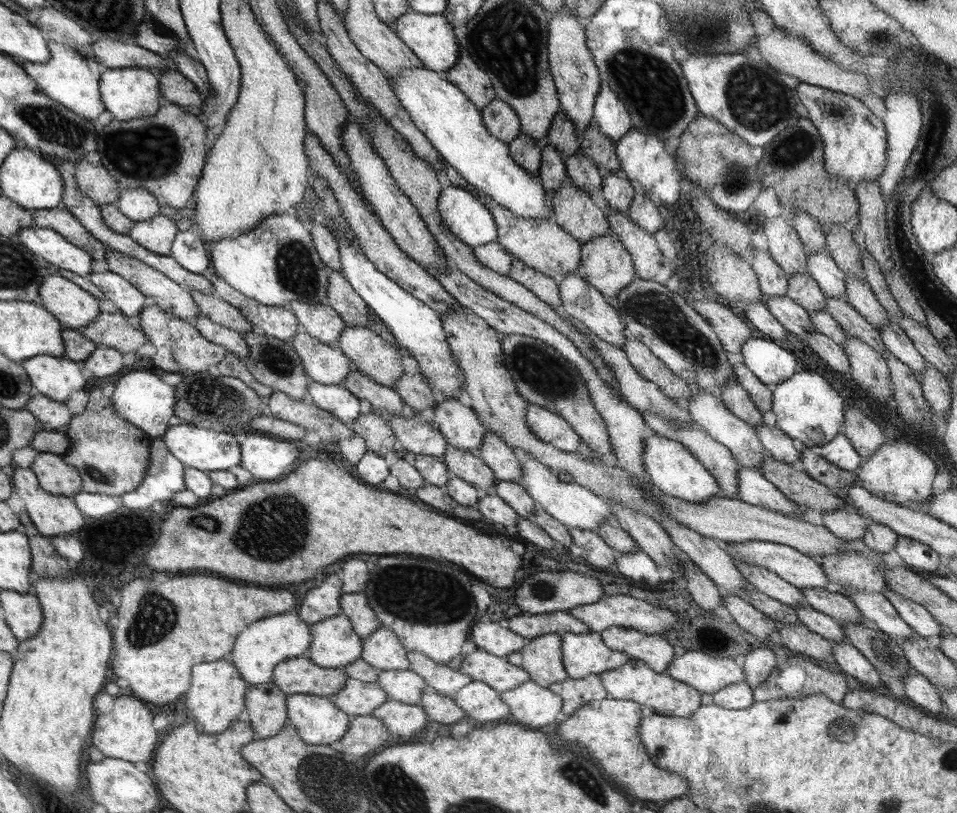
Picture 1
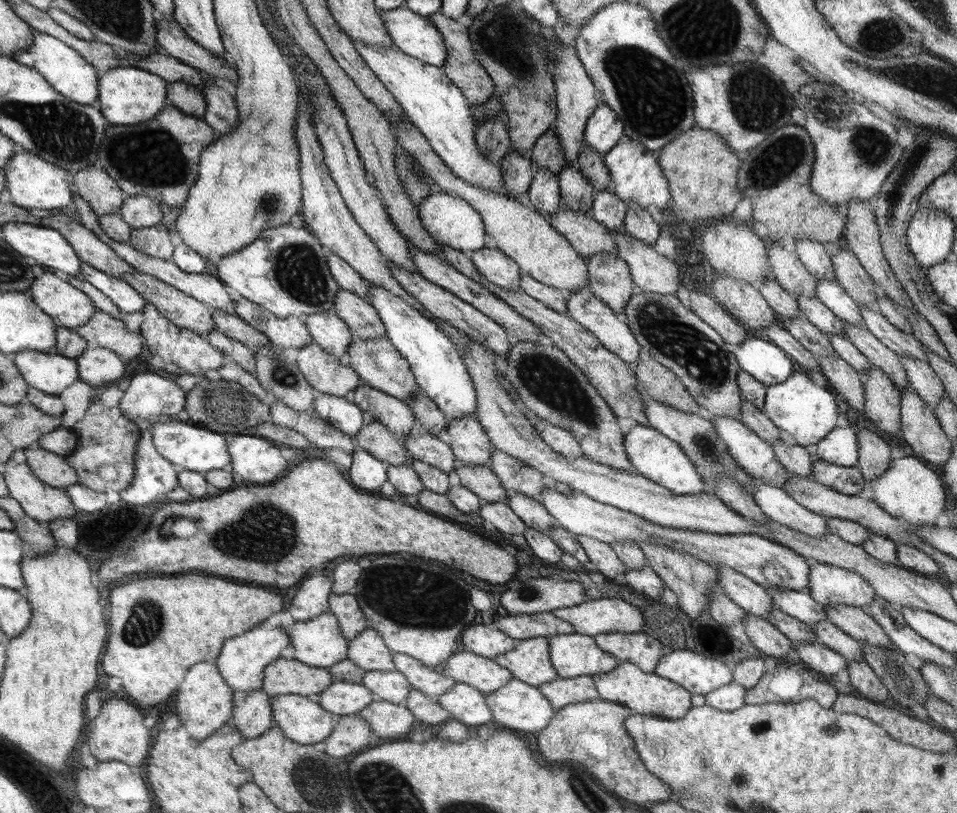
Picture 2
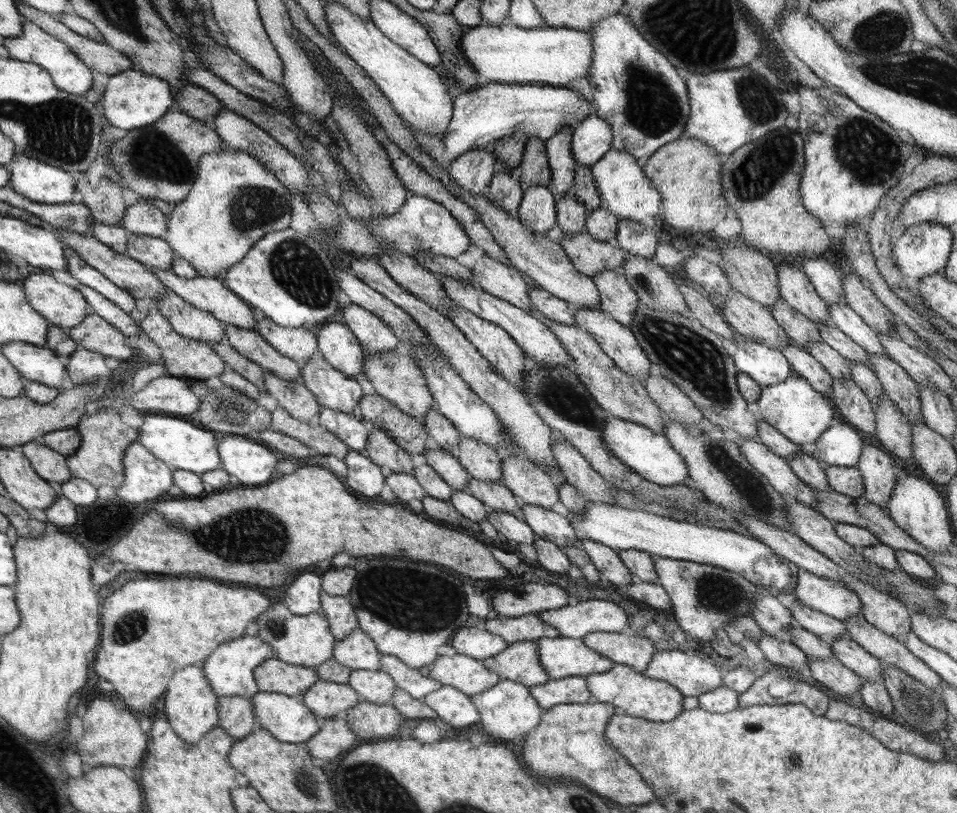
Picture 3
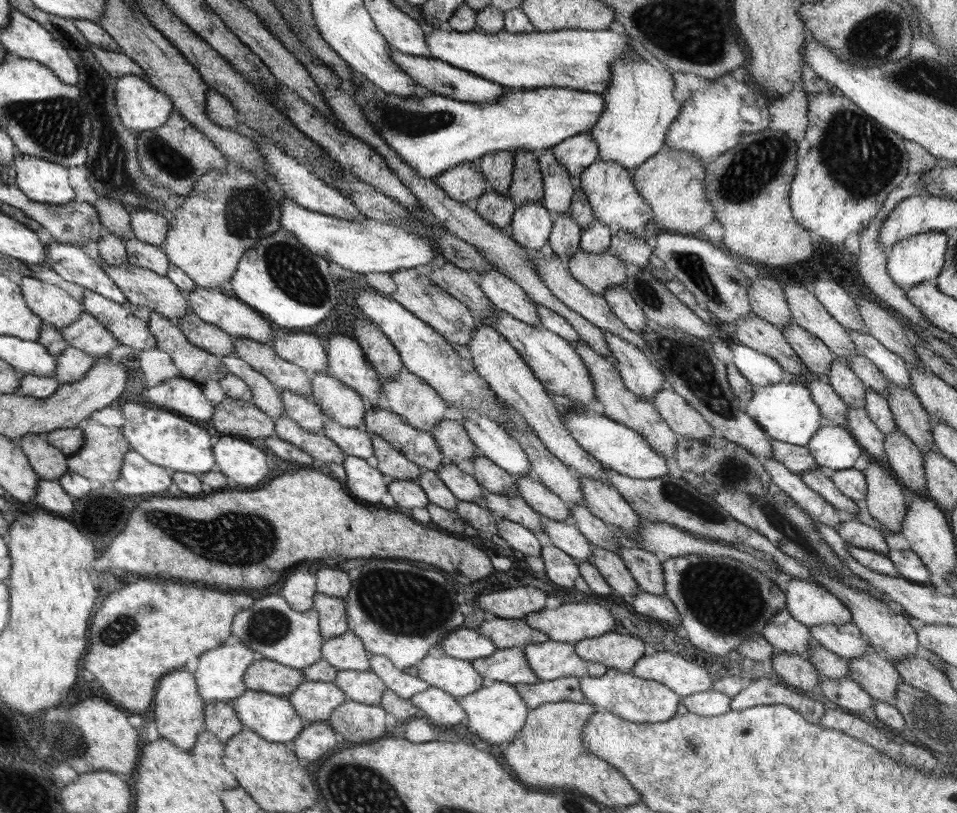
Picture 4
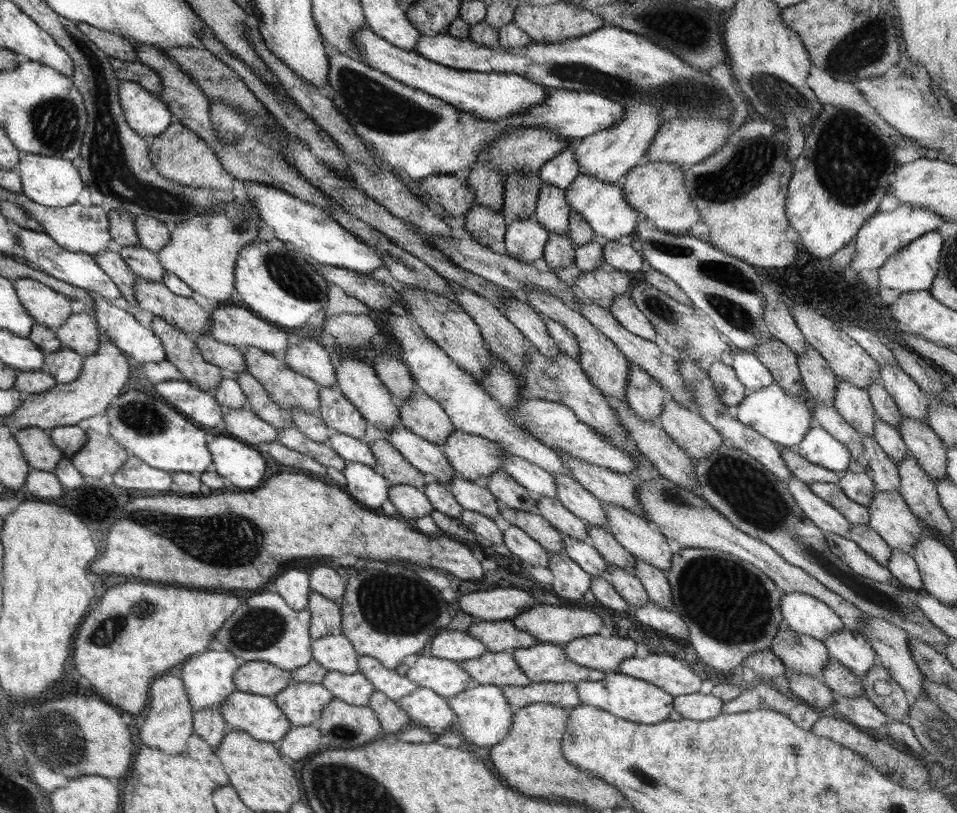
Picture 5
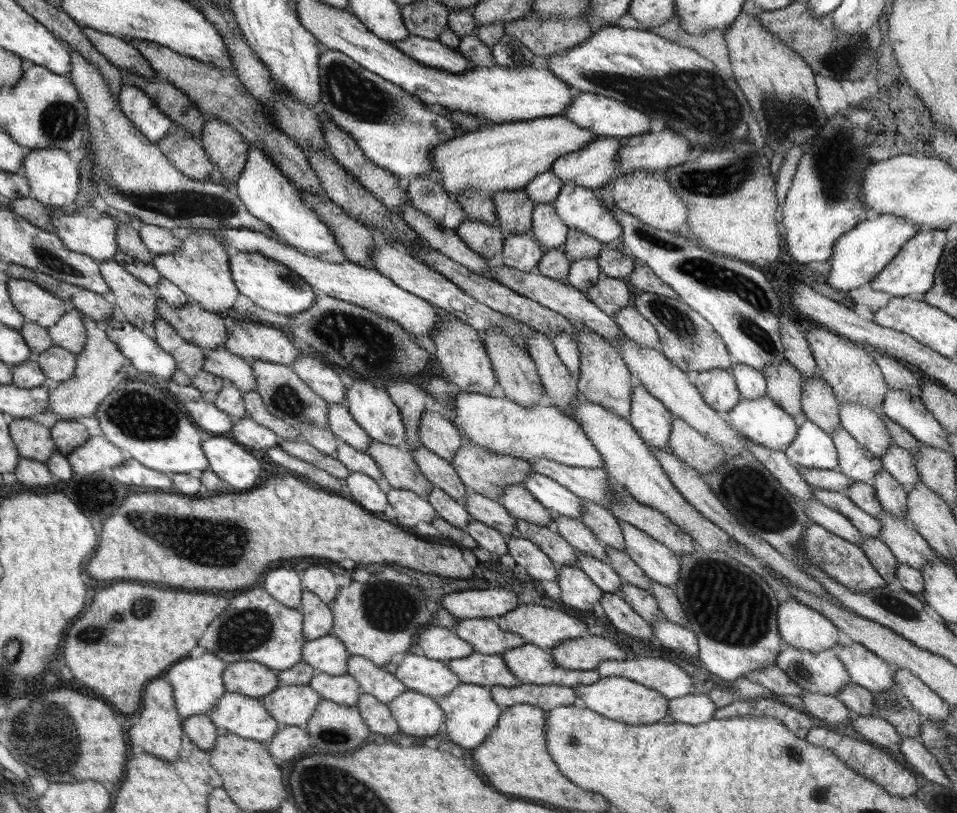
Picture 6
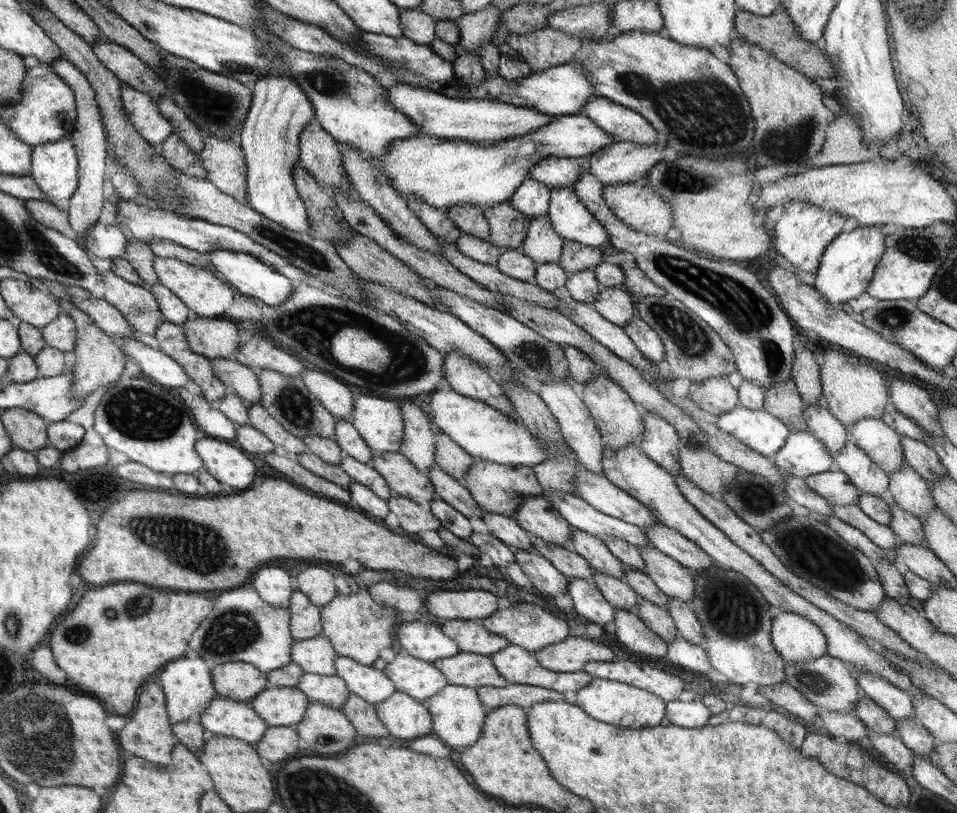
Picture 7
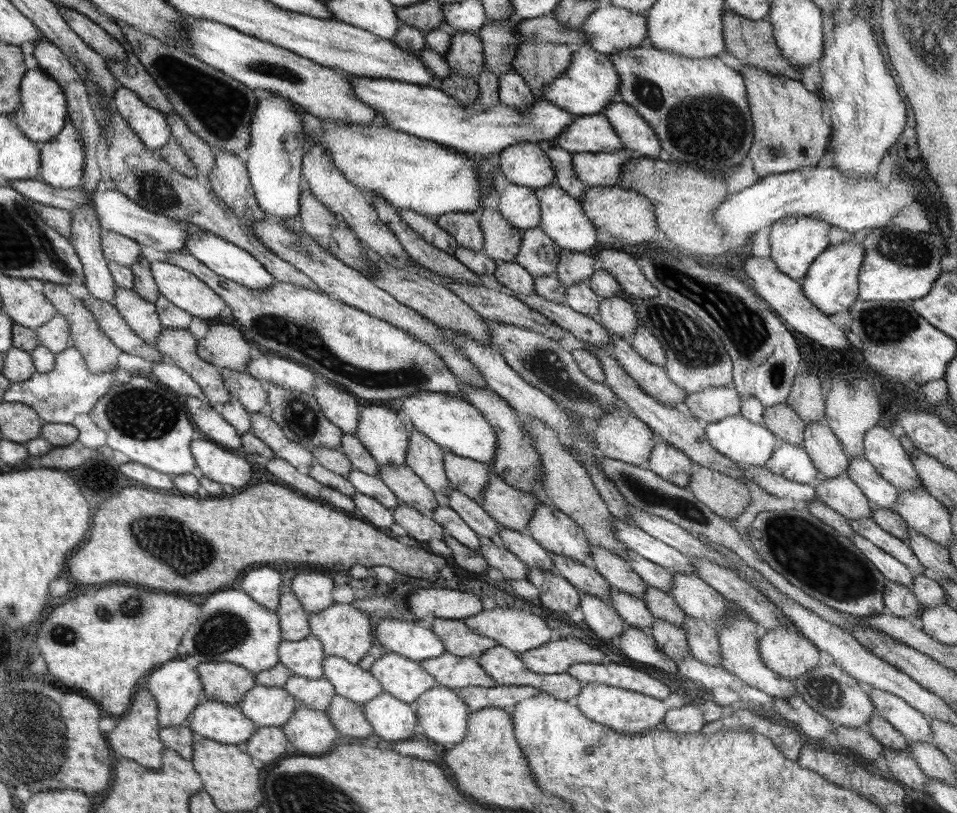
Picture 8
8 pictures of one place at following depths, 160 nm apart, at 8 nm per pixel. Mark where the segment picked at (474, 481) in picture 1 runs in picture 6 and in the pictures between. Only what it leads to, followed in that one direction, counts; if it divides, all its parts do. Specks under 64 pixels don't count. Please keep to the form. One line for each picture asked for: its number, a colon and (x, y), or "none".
2: (481, 481)
3: (495, 496)
4: (514, 508)
5: (536, 526)
6: (557, 548)

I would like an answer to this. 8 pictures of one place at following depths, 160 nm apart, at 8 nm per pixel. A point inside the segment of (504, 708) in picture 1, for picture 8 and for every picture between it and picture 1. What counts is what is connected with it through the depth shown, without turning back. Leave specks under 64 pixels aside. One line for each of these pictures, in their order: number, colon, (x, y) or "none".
2: (467, 705)
3: (453, 707)
4: (442, 709)
5: (424, 707)
6: (418, 714)
7: (404, 717)
8: (391, 719)

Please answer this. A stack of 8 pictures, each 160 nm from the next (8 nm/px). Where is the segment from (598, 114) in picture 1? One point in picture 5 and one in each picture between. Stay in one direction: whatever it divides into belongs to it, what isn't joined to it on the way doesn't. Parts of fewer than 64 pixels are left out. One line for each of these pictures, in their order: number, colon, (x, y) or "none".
2: (604, 130)
3: (591, 139)
4: (576, 153)
5: (560, 171)

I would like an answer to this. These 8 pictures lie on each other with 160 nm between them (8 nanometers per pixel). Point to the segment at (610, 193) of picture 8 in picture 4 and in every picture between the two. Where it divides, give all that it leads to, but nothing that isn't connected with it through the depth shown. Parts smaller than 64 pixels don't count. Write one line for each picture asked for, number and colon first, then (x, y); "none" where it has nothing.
4: (672, 182)
5: (656, 189)
6: (648, 196)
7: (635, 203)

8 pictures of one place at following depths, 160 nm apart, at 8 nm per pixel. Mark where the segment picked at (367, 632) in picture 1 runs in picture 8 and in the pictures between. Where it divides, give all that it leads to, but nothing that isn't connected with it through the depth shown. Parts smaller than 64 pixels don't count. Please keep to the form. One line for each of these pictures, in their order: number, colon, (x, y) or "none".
2: (345, 607)
3: (340, 613)
4: (333, 622)
5: (326, 614)
6: (319, 618)
7: (306, 622)
8: (294, 618)

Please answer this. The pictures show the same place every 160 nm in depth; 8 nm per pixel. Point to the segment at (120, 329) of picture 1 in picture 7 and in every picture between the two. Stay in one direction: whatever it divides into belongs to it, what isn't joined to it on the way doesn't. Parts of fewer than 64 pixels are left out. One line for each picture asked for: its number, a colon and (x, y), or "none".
2: (103, 330)
3: (95, 333)
4: (88, 334)
5: (79, 333)
6: (70, 333)
7: (62, 333)

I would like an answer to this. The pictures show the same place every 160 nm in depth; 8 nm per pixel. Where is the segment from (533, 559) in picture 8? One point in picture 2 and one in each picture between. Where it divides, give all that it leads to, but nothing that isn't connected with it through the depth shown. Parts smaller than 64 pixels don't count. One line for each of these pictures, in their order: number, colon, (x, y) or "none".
2: (427, 448)
3: (443, 462)
4: (465, 488)
5: (473, 496)
6: (488, 511)
7: (506, 529)

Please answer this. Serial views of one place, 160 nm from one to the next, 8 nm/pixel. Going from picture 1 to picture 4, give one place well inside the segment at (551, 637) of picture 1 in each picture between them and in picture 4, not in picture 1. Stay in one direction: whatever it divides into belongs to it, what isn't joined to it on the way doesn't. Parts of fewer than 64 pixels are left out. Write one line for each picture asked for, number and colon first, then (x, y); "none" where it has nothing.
2: (530, 661)
3: (520, 662)
4: (510, 665)

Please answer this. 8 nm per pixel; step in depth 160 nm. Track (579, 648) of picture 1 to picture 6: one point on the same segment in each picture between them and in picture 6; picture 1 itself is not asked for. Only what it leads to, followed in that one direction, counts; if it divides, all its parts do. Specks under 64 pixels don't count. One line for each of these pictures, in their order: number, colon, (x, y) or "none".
2: (573, 655)
3: (561, 657)
4: (550, 660)
5: (545, 662)
6: (531, 664)

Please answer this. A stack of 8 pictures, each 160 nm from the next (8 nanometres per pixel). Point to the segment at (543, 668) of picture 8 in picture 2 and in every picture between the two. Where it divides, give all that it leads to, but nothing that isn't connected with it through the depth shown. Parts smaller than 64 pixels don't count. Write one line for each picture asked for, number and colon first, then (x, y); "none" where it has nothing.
2: (643, 650)
3: (635, 651)
4: (617, 651)
5: (599, 652)
6: (581, 653)
7: (569, 656)

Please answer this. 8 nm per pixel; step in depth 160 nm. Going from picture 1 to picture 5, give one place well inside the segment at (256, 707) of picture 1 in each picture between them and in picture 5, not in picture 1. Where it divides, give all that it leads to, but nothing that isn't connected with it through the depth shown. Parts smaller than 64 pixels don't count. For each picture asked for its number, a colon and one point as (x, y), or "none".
2: (252, 710)
3: (236, 716)
4: (221, 720)
5: (209, 724)

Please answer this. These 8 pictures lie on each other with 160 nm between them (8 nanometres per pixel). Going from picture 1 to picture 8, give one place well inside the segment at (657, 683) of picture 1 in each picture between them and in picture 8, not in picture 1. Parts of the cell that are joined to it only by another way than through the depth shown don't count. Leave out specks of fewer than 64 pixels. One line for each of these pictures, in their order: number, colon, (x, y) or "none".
2: (649, 694)
3: (629, 691)
4: (634, 699)
5: (634, 700)
6: (620, 699)
7: (625, 706)
8: (630, 713)

